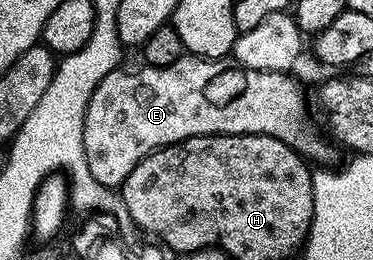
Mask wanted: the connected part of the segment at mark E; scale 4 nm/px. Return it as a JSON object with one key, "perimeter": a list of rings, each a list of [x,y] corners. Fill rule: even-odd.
{"perimeter":[[[188,54],[166,68],[141,66],[138,72],[109,72],[91,94],[83,122],[83,150],[91,178],[114,190],[120,189],[127,174],[131,174],[137,163],[150,152],[192,136],[274,136],[279,138],[279,142],[294,148],[306,161],[318,160],[321,166],[330,163],[334,148],[313,125],[305,92],[293,74],[251,70],[228,59],[205,60]]]}

